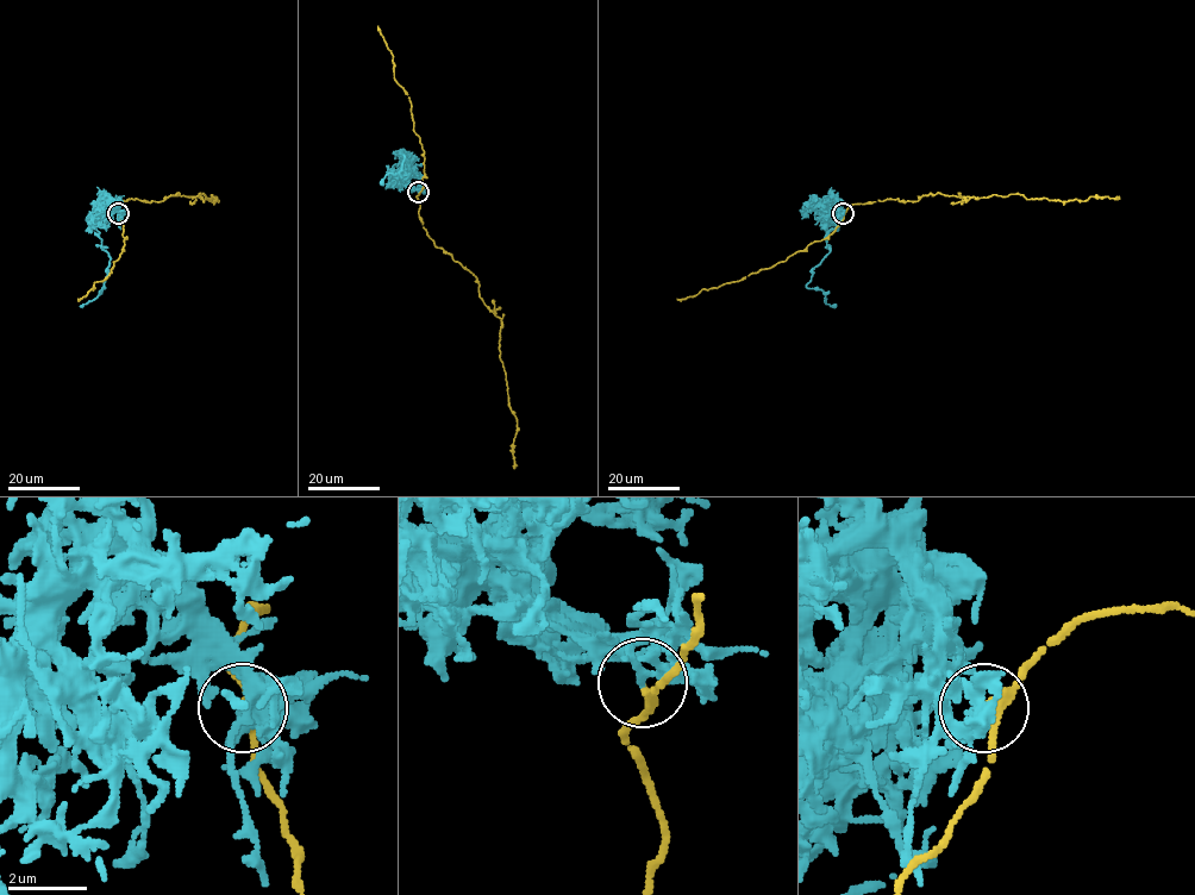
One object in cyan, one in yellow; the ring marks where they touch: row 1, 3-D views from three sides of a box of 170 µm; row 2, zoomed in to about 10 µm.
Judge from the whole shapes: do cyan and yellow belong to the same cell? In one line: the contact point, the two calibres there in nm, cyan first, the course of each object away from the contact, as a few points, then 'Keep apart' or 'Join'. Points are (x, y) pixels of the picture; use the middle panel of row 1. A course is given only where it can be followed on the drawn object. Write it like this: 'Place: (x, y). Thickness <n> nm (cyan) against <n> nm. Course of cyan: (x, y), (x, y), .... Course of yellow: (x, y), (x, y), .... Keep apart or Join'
Place: (418, 192). Thickness 200 nm (cyan) against 220 nm. Course of cyan: (418, 192), (402, 180), (392, 185), (400, 174), (410, 175), (404, 155), (402, 169), (388, 173), (380, 185). Course of yellow: (418, 192), (418, 216), (429, 236), (477, 279), (480, 298), (500, 319), (500, 361), (518, 429), (514, 468). Keep apart

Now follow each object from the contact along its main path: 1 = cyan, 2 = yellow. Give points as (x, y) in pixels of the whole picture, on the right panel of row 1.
1: (843, 212), (831, 211), (838, 226), (825, 238), (830, 249), (806, 286), (820, 289), (824, 301), (836, 306)
2: (843, 212), (852, 205), (887, 199), (915, 201), (940, 193), (983, 198), (1015, 193), (1067, 201), (1119, 196)

